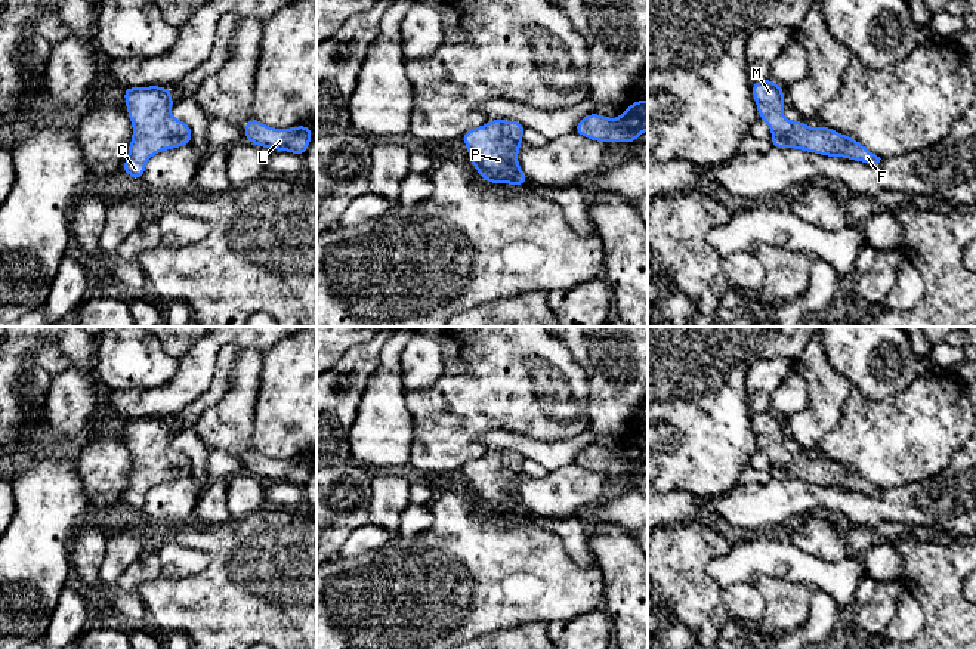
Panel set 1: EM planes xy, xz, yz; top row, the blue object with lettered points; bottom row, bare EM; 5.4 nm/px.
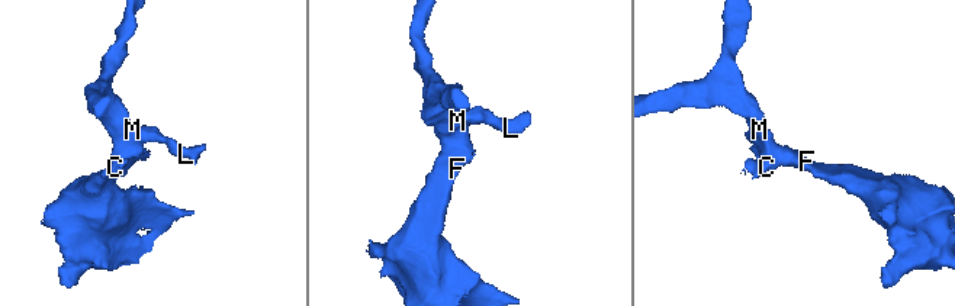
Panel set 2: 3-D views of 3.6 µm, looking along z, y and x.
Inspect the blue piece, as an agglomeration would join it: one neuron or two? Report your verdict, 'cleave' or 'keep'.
keep

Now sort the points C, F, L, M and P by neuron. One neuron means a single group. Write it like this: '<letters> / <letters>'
C F L M P

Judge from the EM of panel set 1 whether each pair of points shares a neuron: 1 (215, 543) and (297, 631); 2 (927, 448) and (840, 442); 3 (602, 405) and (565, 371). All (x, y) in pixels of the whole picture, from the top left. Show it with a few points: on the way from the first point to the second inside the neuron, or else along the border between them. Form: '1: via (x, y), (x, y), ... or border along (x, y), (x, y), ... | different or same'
1: via (238, 559), (275, 600), (278, 608) | same
2: via (905, 442), (862, 442) | same
3: border along (575, 359), (586, 373), (587, 380), (589, 427) | different

